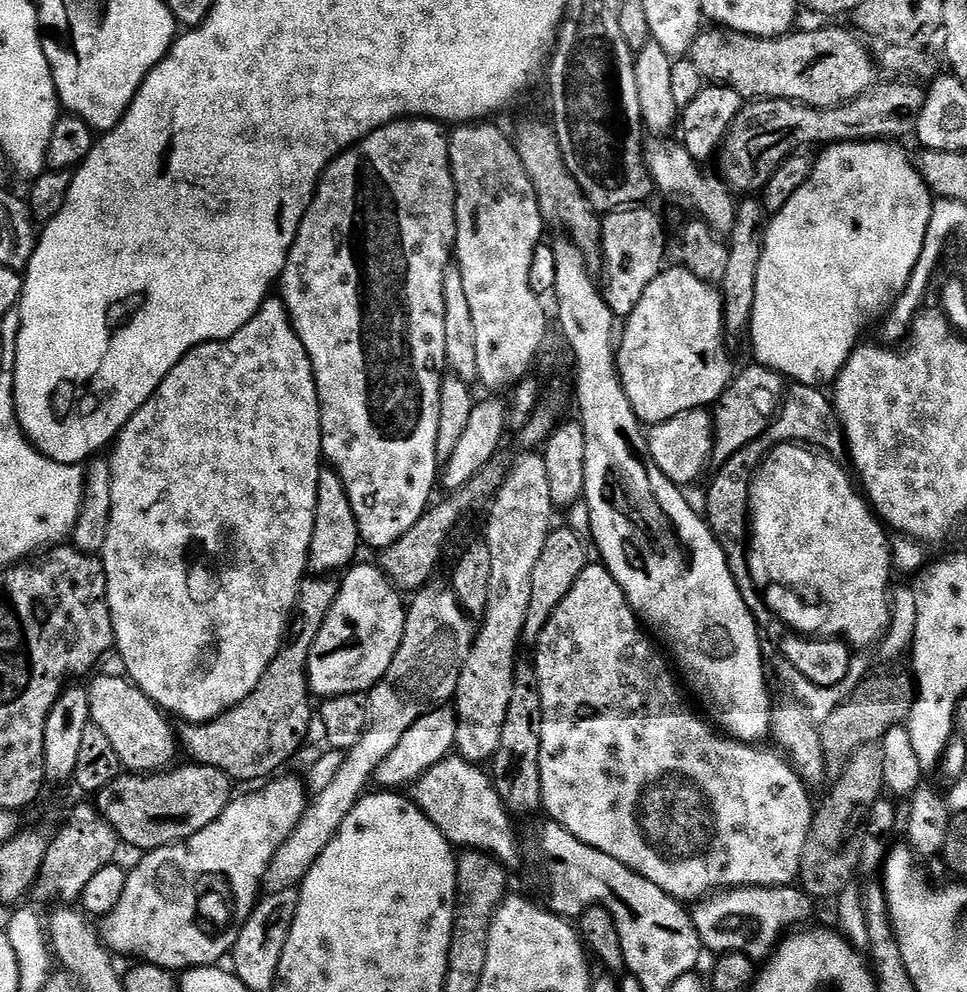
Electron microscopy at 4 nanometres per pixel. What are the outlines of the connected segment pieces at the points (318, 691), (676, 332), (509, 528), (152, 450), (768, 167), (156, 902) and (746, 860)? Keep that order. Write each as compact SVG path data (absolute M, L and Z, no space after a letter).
M356 562L343 573L344 581L338 584L336 601L330 606L318 634L308 651L306 667L306 687L313 697L351 696L364 694L383 678L404 633L406 604L401 593L388 583L387 576L375 563L360 564Z
M679 266L665 267L658 278L654 278L654 282L650 282L650 286L646 286L646 294L642 294L642 298L638 302L638 306L628 315L624 328L624 333L619 333L618 347L616 348L616 370L620 375L621 386L626 390L626 398L630 400L630 406L634 406L634 414L639 418L641 425L651 426L661 424L670 418L674 418L674 414L682 414L686 410L694 410L695 408L707 409L716 403L717 398L726 390L726 386L731 382L734 375L734 367L732 368L732 360L728 357L728 348L724 345L726 341L726 333L724 330L724 299L720 296L719 291L709 281L702 278L694 278L694 274L690 274L690 270Z
M528 450L520 455L524 456L518 457L514 462L511 461L508 469L508 477L504 479L502 486L496 491L496 496L492 499L491 505L486 512L486 515L488 515L488 525L484 528L482 540L490 550L490 586L488 587L488 601L484 607L484 615L479 621L479 624L481 623L480 628L478 624L478 627L475 629L472 647L468 649L454 677L454 689L456 688L456 704L454 703L456 745L454 748L459 755L463 756L464 759L469 762L487 761L489 758L495 756L496 748L500 744L500 739L502 738L502 722L506 720L506 710L514 695L514 687L512 688L512 651L515 650L516 643L521 643L524 635L524 622L526 620L526 614L528 613L528 607L530 606L530 574L534 572L534 565L538 563L538 557L542 554L542 546L546 546L546 538L554 527L554 521L552 521L554 505L550 498L550 478L546 478L546 462L544 461L543 455L536 450Z
M279 298L265 300L254 318L250 318L250 322L246 322L238 334L189 350L176 363L174 370L166 374L156 393L132 415L130 422L126 422L111 445L106 491L108 518L102 567L114 648L120 651L127 679L141 688L157 708L168 714L173 712L180 722L204 724L208 720L216 720L256 689L269 664L280 653L290 617L296 607L296 595L300 593L300 583L306 579L308 572L308 550L314 532L318 478L322 471L321 446L320 399L312 363L292 328L283 300Z
M900 80L884 83L876 83L858 98L837 108L811 108L794 100L753 100L745 103L718 149L719 178L733 193L756 194L767 184L774 170L782 166L786 157L807 149L804 148L807 144L827 146L862 140L900 142L903 136L911 137L922 114L925 89L919 83L903 84Z
M283 776L269 779L263 785L264 792L248 792L229 800L220 817L210 822L206 830L176 844L143 853L141 862L128 873L122 898L118 898L118 904L110 914L99 921L101 944L117 957L137 956L137 961L165 968L173 974L183 974L190 968L219 965L223 961L220 959L223 956L225 959L236 945L232 915L237 912L240 918L247 918L252 913L258 899L256 887L262 884L272 855L298 826L310 803L305 781Z
M592 562L592 563L589 563L589 565L588 565L588 567L587 567L587 568L584 568L584 569L583 569L583 570L582 570L582 574L578 574L578 578L577 578L577 579L576 579L576 580L575 580L575 582L574 582L574 583L572 583L572 588L571 588L571 590L570 590L570 591L568 591L568 593L567 593L567 594L566 594L566 596L565 596L565 597L564 597L564 598L562 598L562 600L561 600L561 601L560 601L560 602L558 602L558 604L557 604L557 606L556 606L556 608L555 608L555 609L554 609L554 611L553 611L553 612L552 612L552 613L551 613L551 614L550 614L550 616L549 616L549 618L548 618L548 621L547 621L547 622L546 622L546 624L545 624L545 626L544 626L544 628L543 628L543 629L541 629L541 631L540 631L540 634L539 634L539 636L537 636L537 637L536 637L536 639L535 639L535 641L534 641L534 647L536 647L536 692L537 692L537 694L538 694L538 695L540 695L540 704L539 704L539 700L538 700L538 731L539 731L539 734L540 734L540 753L539 753L539 754L538 754L538 766L539 766L539 767L540 767L540 802L541 802L541 805L542 805L542 808L543 808L543 811L545 811L545 810L546 810L546 811L548 811L548 817L547 817L547 819L548 819L548 820L549 820L549 821L552 821L552 822L555 822L555 823L558 823L558 824L561 824L561 825L562 825L562 827L564 827L564 828L565 828L565 830L567 830L567 831L568 831L568 832L569 832L569 833L570 833L570 834L574 834L574 838L578 838L578 839L579 839L579 840L581 840L581 841L582 841L582 842L586 842L586 846L594 846L594 850L602 850L602 854L610 854L610 858L618 858L618 862L622 862L622 866L626 866L626 867L627 867L627 868L629 868L629 869L630 869L630 870L634 870L634 871L635 871L635 872L637 872L637 873L638 873L638 875L639 875L639 876L641 876L641 877L642 877L642 878L646 878L646 879L647 879L647 880L649 880L649 881L650 881L650 882L654 882L654 886L658 886L658 887L659 887L659 888L660 888L660 889L662 889L662 891L663 891L663 892L664 892L664 893L665 893L665 894L666 894L666 895L667 895L667 896L673 896L673 897L674 897L674 898L675 898L675 900L679 900L679 901L681 901L681 902L689 902L689 901L688 901L688 900L692 900L692 901L691 901L691 902L696 902L696 901L699 901L699 900L700 900L700 899L701 899L701 898L703 898L703 897L705 897L705 896L707 896L707 895L709 895L709 894L712 894L712 893L715 893L715 892L716 892L716 891L717 891L717 890L723 890L723 889L726 889L726 888L782 888L782 887L785 887L785 886L788 886L788 885L791 885L791 884L792 884L792 883L793 883L793 881L795 881L795 880L796 880L796 879L797 879L797 877L799 877L799 874L800 874L800 862L801 862L801 860L802 860L802 846L804 846L804 845L805 845L805 844L806 844L806 838L807 838L807 837L808 837L808 831L809 831L809 830L810 830L810 826L811 826L811 825L812 825L812 817L813 817L813 815L814 815L814 800L813 800L813 804L812 804L812 800L811 800L811 798L810 798L810 797L808 797L808 794L807 794L807 792L806 792L806 791L805 791L805 790L804 790L804 788L806 788L806 784L805 784L805 781L803 781L803 780L801 780L801 779L800 779L800 776L799 776L799 775L797 775L797 773L796 773L796 772L795 772L795 771L793 771L793 769L792 769L792 767L791 767L791 765L790 765L790 764L788 764L788 762L787 762L787 761L786 761L786 760L785 760L785 759L782 759L782 758L781 758L781 757L780 757L780 756L779 756L779 755L777 755L777 753L776 753L776 752L775 752L775 751L772 751L772 752L773 752L773 753L772 753L772 752L767 752L767 750L766 750L766 749L764 749L764 746L757 746L757 745L756 745L756 744L745 744L745 743L744 743L744 741L742 741L742 740L734 740L734 739L732 739L732 737L731 737L731 736L725 736L725 735L723 735L723 734L721 734L721 733L720 733L720 732L719 732L719 731L717 731L717 729L716 729L716 728L715 728L715 727L713 727L713 725L712 725L712 724L711 724L711 723L709 723L709 721L708 721L708 720L707 720L707 719L704 719L704 718L701 718L701 720L699 720L699 718L698 718L698 717L696 717L696 716L695 716L695 714L694 714L694 713L692 713L692 712L691 712L691 710L690 710L690 709L688 709L688 704L687 704L687 702L686 702L686 701L684 701L684 700L683 700L683 698L682 698L682 697L680 697L680 688L679 688L679 686L678 686L678 685L676 685L676 680L675 680L675 678L674 678L674 677L672 677L672 672L671 672L671 670L670 670L670 669L668 669L668 664L669 664L669 661L668 661L668 660L667 660L667 659L665 659L665 657L664 657L664 656L663 656L663 655L661 655L661 656L662 656L662 657L660 657L660 656L659 656L659 654L658 654L658 653L656 653L656 648L657 648L657 645L656 645L656 644L655 644L655 643L653 643L653 641L652 641L652 640L651 640L651 639L649 639L649 637L648 637L648 636L647 636L647 635L646 635L646 632L645 632L645 629L644 629L644 628L643 628L643 627L642 627L642 625L641 625L641 623L640 623L640 621L639 621L639 619L638 619L638 617L637 617L637 615L636 615L636 613L635 613L635 612L633 612L633 610L632 610L632 608L631 608L631 607L630 607L630 606L629 606L629 605L628 605L628 599L627 599L627 598L626 598L626 594L625 594L625 593L624 593L624 592L623 592L623 590L622 590L622 589L621 589L621 588L620 588L620 587L619 587L619 586L618 586L618 582L614 582L614 578L613 578L613 577L612 577L612 576L611 576L611 575L610 575L610 574L609 574L609 572L608 572L608 570L607 570L607 568L605 568L605 567L604 567L604 565L603 565L603 563L600 563L600 562Z

